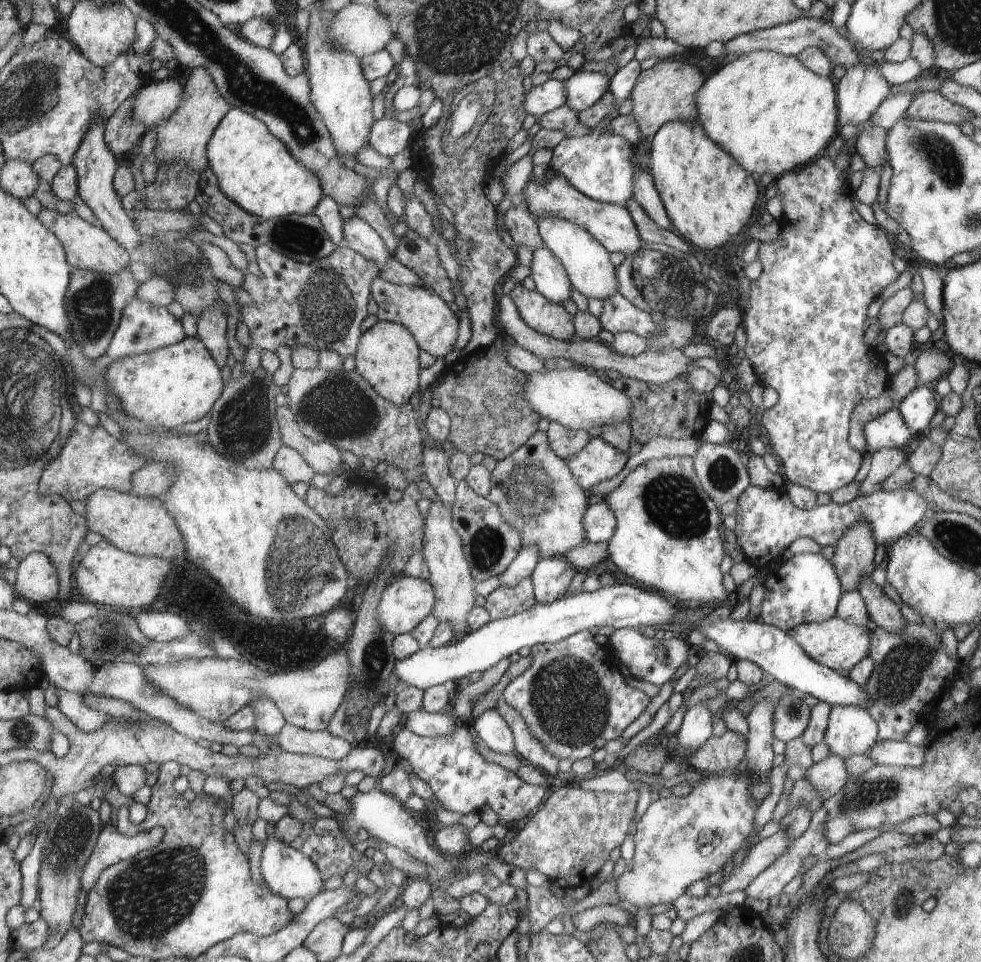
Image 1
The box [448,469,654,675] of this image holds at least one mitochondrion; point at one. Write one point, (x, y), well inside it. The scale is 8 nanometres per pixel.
(486, 546)

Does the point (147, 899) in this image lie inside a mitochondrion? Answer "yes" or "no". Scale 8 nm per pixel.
yes

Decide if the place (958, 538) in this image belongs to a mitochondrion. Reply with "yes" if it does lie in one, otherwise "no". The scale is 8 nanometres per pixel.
yes

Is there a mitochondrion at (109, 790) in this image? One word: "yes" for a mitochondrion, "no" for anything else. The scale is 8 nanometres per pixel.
no

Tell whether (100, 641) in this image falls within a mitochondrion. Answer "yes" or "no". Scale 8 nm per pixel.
yes

